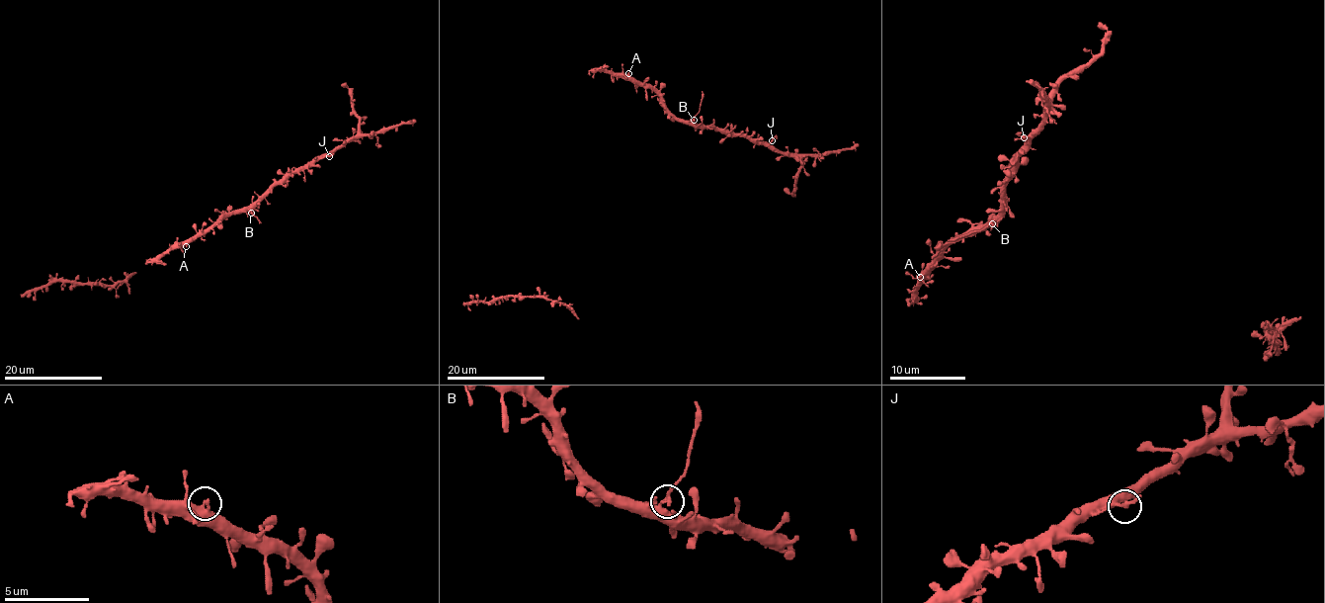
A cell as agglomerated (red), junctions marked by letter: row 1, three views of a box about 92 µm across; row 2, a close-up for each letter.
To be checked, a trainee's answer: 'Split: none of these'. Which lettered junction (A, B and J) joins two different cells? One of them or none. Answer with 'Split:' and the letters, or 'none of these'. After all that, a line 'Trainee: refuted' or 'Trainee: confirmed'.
Split: B
Trainee: refuted

